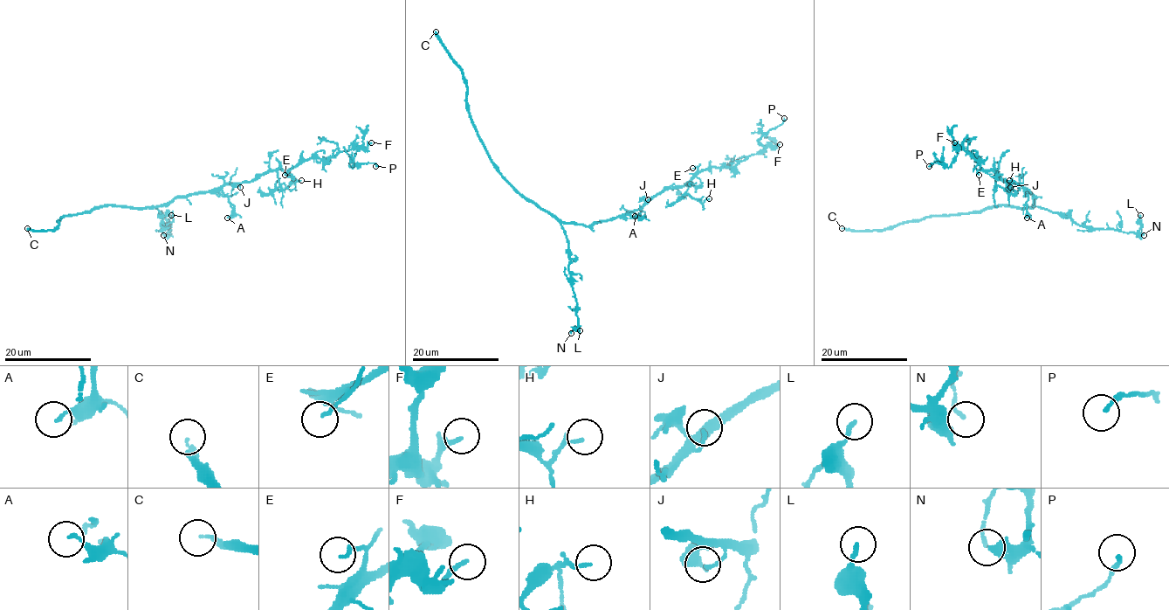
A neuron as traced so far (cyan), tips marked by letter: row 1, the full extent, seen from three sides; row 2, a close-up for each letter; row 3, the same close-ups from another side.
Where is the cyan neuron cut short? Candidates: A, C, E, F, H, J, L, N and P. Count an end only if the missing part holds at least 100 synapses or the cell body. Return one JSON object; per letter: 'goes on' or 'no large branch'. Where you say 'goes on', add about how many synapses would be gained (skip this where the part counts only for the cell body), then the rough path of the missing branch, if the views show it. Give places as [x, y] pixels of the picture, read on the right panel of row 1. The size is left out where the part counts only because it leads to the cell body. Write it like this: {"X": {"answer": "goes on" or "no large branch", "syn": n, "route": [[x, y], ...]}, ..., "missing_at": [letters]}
{"A": {"answer": "no large branch"}, "C": {"answer": "goes on", "syn": 500}, "E": {"answer": "no large branch"}, "F": {"answer": "no large branch"}, "H": {"answer": "no large branch"}, "J": {"answer": "no large branch"}, "L": {"answer": "no large branch"}, "N": {"answer": "no large branch"}, "P": {"answer": "no large branch"}, "missing_at": ["C"]}

